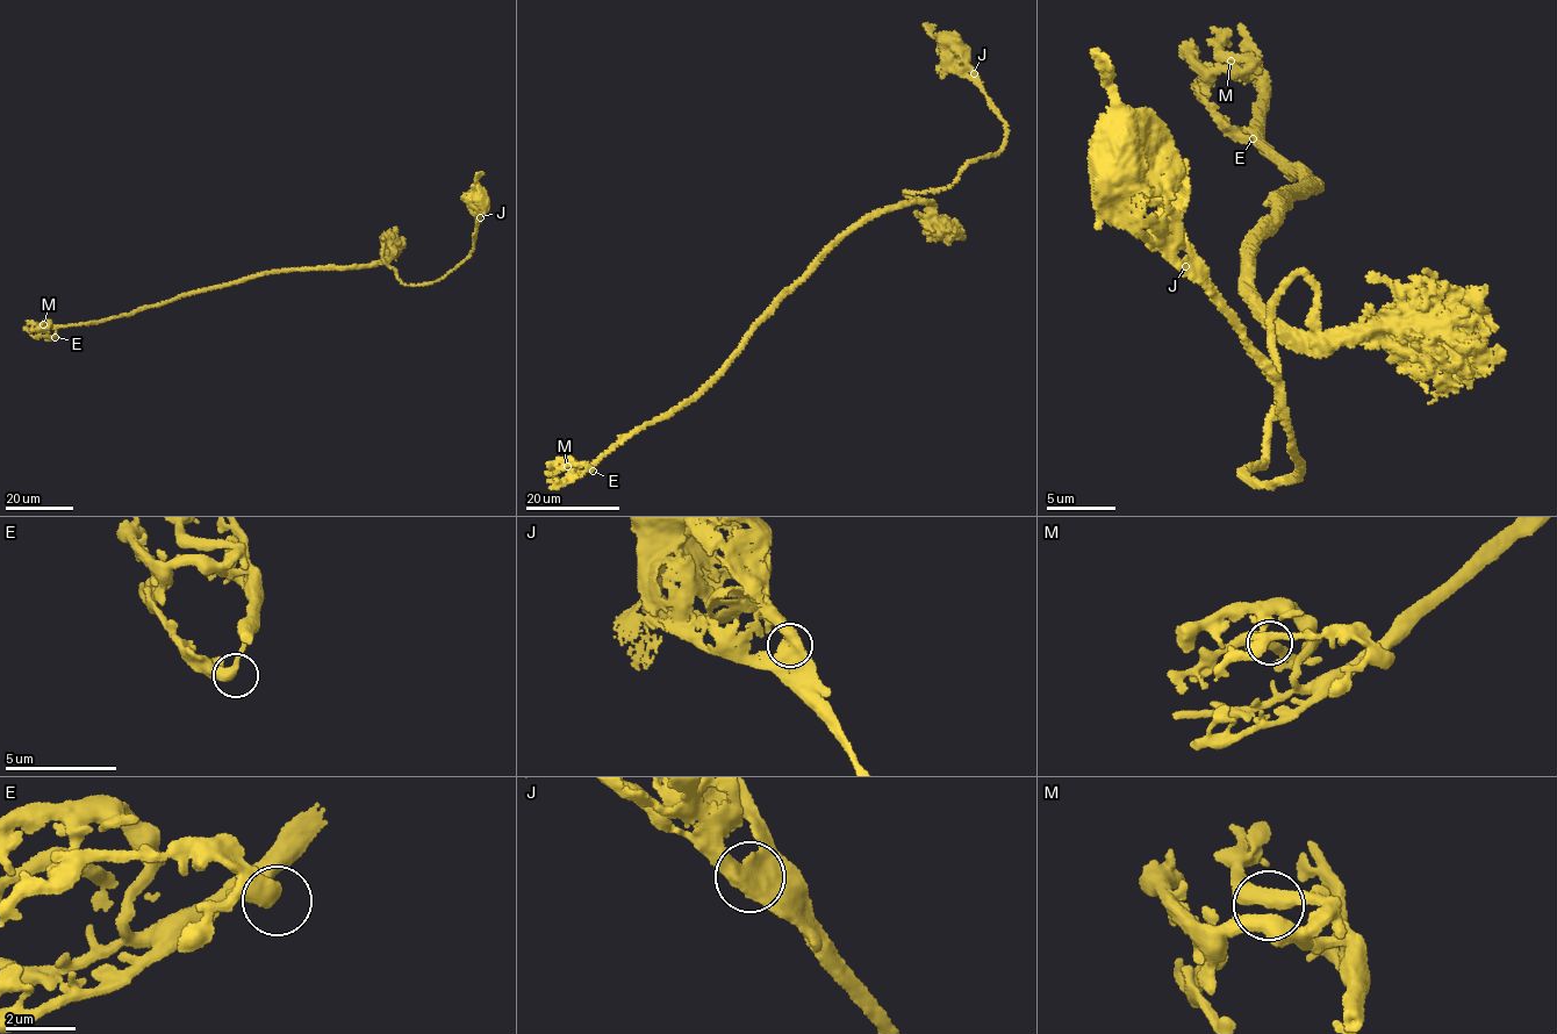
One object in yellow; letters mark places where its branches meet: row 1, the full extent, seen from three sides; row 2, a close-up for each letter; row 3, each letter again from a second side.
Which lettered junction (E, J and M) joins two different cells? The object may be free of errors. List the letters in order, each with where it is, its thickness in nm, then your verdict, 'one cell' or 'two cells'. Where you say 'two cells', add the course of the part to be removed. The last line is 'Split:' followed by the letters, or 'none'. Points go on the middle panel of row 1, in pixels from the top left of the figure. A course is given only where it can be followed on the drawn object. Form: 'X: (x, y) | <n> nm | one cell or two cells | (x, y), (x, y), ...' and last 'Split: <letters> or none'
E: (593, 471) | 440 nm | one cell
J: (974, 73) | 440 nm | one cell
M: (567, 466) | 440 nm | one cell
Split: none

